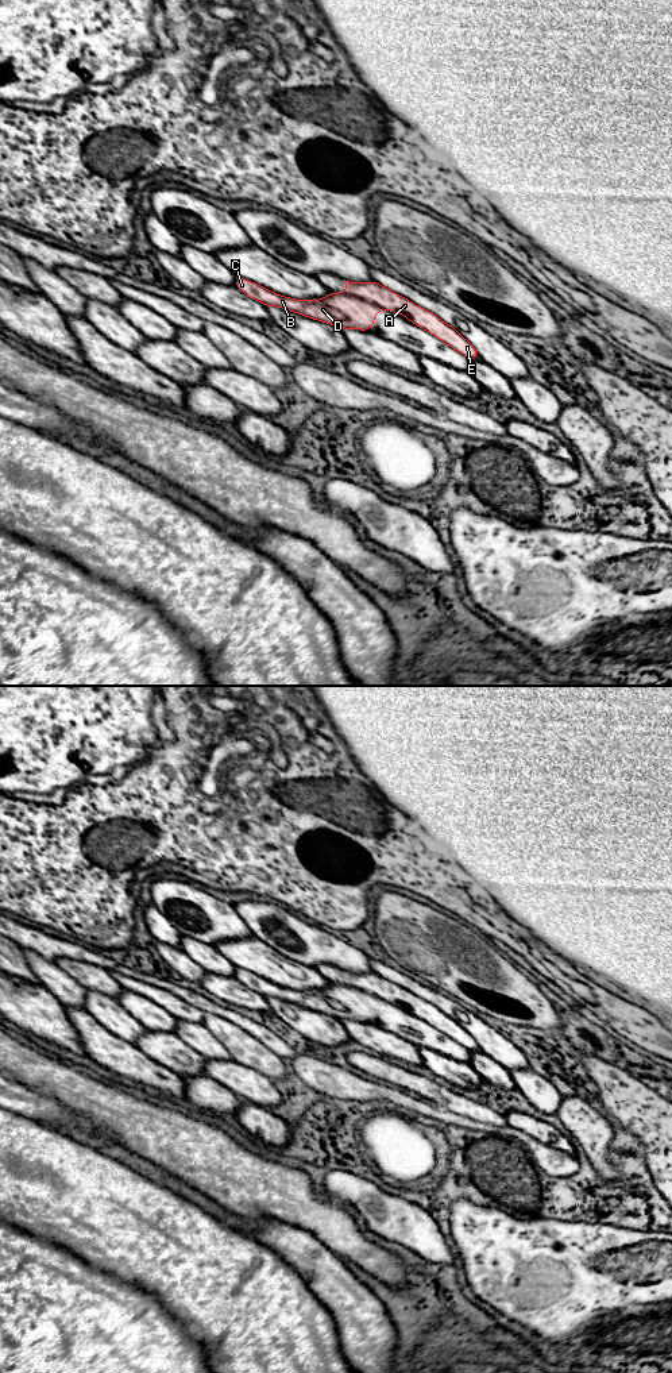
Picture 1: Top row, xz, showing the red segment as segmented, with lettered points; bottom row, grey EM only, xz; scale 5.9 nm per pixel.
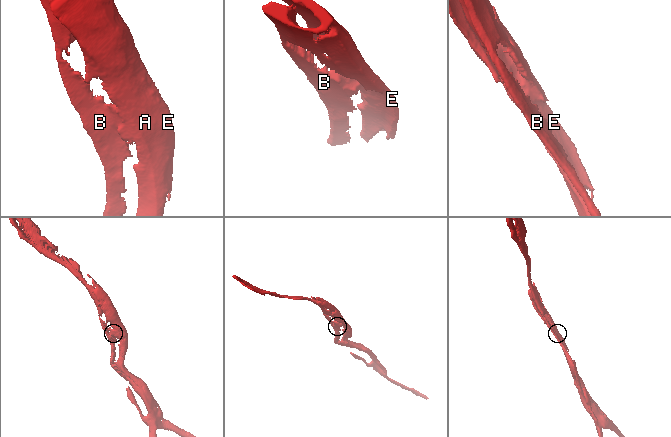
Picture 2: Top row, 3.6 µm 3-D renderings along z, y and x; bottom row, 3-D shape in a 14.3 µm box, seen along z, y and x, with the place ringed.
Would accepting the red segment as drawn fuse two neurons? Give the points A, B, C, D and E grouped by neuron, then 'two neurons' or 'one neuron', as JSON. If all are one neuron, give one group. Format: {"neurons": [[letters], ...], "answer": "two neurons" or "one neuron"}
{"neurons": [["A", "E"], ["B", "C", "D"]], "answer": "two neurons"}

